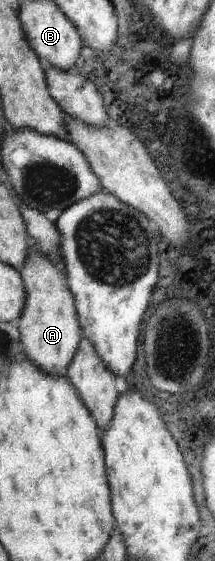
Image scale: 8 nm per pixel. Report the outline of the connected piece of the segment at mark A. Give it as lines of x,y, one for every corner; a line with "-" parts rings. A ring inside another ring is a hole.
35,243
30,246
30,253
24,266
16,270
20,272
26,290
26,304
22,316
16,321
24,354
44,374
65,376
82,336
75,300
67,288
65,273
50,257
40,254

